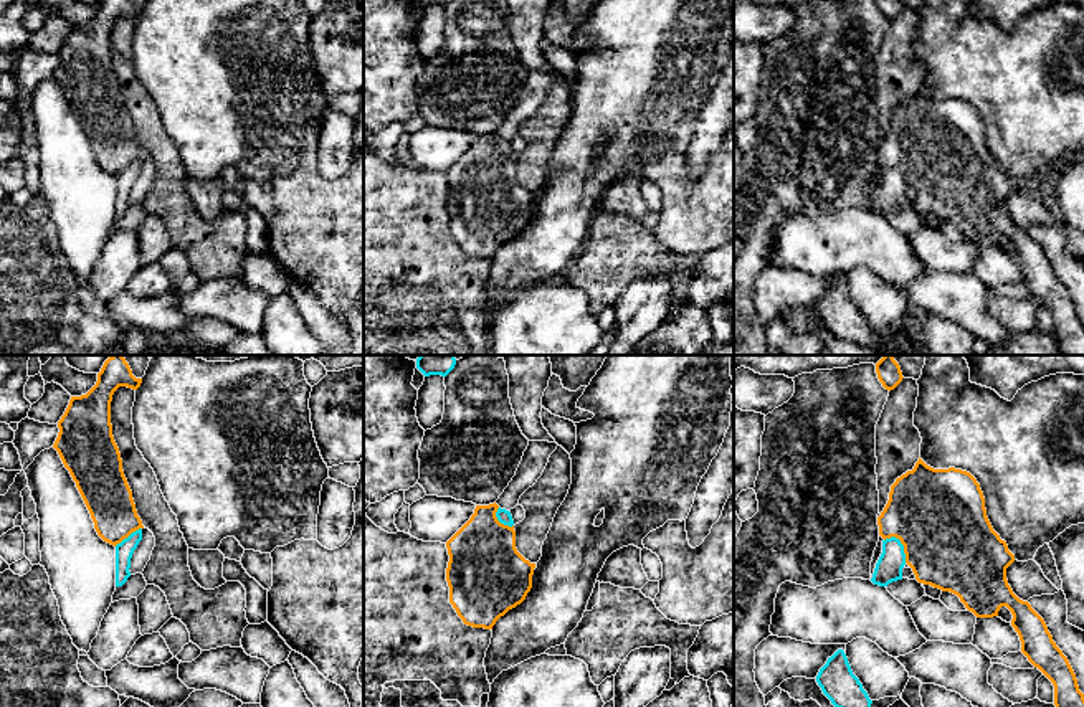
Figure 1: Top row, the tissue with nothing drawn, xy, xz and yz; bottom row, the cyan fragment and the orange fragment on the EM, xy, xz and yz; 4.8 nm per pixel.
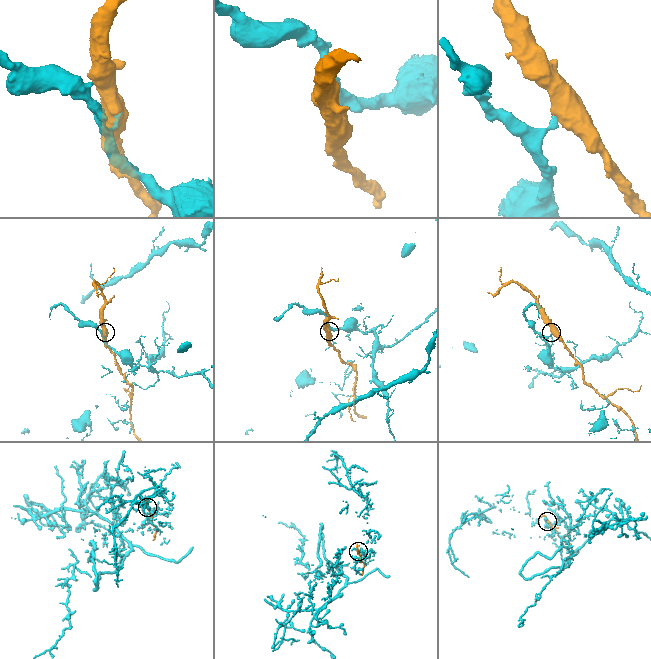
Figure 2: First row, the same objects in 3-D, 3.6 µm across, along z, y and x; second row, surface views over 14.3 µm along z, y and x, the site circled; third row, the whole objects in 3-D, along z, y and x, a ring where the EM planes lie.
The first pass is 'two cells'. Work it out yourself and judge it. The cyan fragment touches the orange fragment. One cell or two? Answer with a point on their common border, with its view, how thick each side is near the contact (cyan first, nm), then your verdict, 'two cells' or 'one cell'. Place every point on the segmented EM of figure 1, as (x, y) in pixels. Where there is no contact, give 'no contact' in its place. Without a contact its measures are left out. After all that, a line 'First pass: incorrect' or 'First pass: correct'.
yz (903, 545) | 130/460 nm | two cells
First pass: correct

